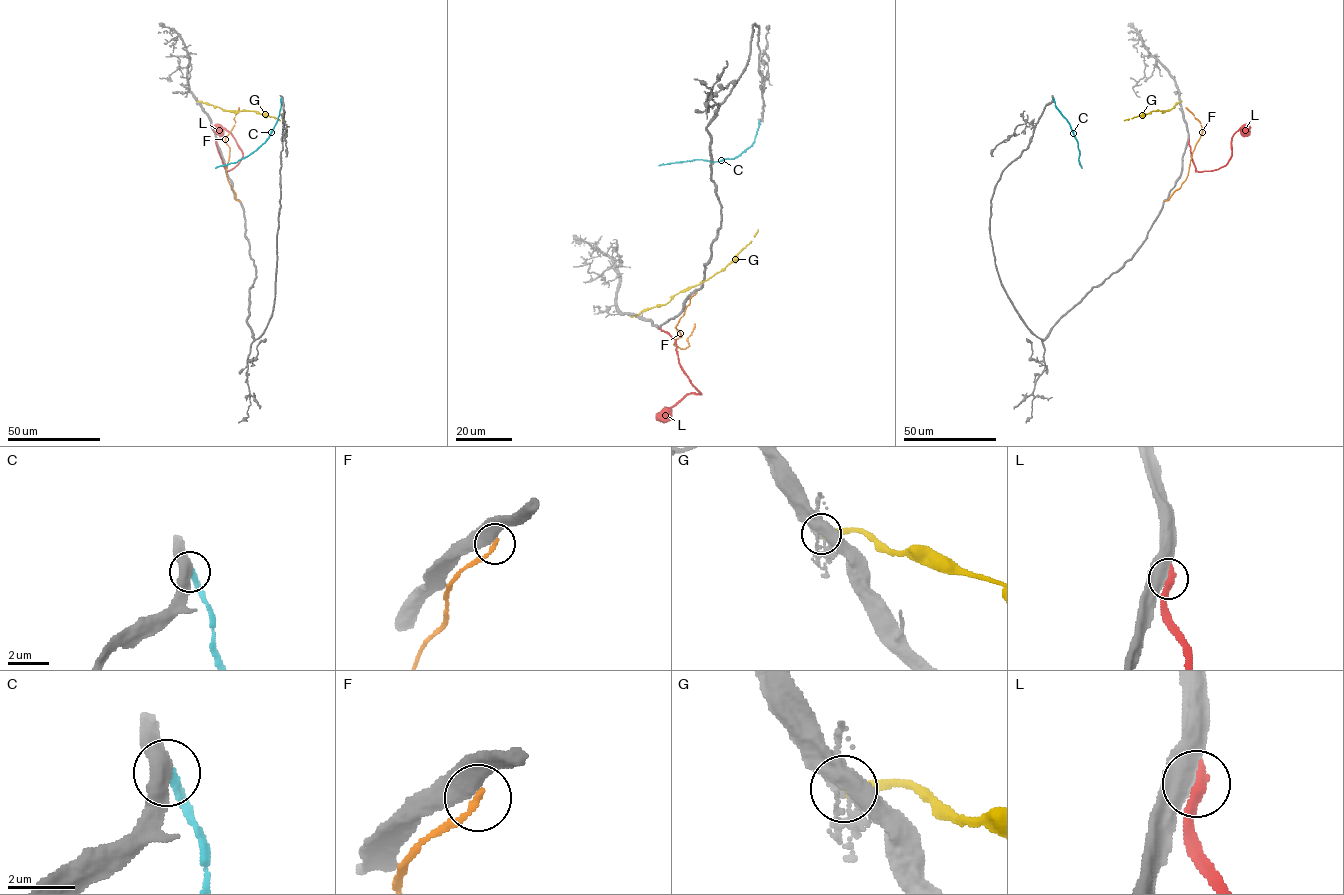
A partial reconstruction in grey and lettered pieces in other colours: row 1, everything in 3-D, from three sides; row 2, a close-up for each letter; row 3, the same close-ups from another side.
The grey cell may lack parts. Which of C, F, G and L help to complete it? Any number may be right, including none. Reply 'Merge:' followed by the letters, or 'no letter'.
Merge: no letter

